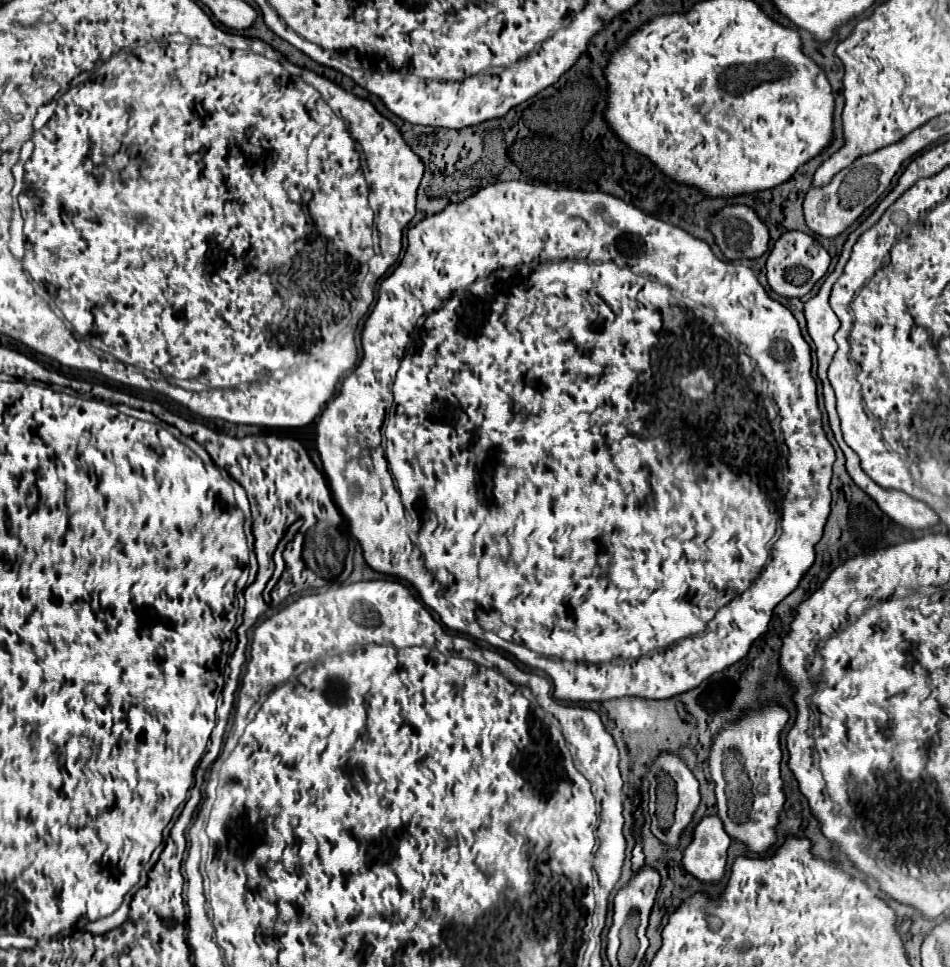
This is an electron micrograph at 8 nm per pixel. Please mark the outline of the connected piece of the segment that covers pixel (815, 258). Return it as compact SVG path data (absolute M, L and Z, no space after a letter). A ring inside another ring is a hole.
M786 232L786 234L782 234L782 238L774 244L774 248L772 248L770 256L768 256L768 262L766 262L768 284L770 284L770 288L772 288L776 294L780 294L780 296L784 296L784 298L802 298L802 296L806 296L806 294L812 290L812 286L826 274L828 266L830 266L830 256L828 256L828 252L826 252L814 238L810 238L810 236L804 234L804 232ZM800 266L812 272L810 280L808 280L806 284L802 284L802 286L794 286L794 284L786 282L786 270L788 270L788 268L800 268Z

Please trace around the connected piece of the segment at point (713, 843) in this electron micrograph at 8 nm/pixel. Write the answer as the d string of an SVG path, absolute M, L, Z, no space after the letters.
M706 816L702 818L702 822L696 826L694 830L694 840L692 844L684 850L684 858L682 858L682 864L684 864L684 870L694 876L696 880L700 880L702 884L718 884L724 874L726 874L726 850L730 846L730 836L724 832L722 828L722 822L718 816Z

